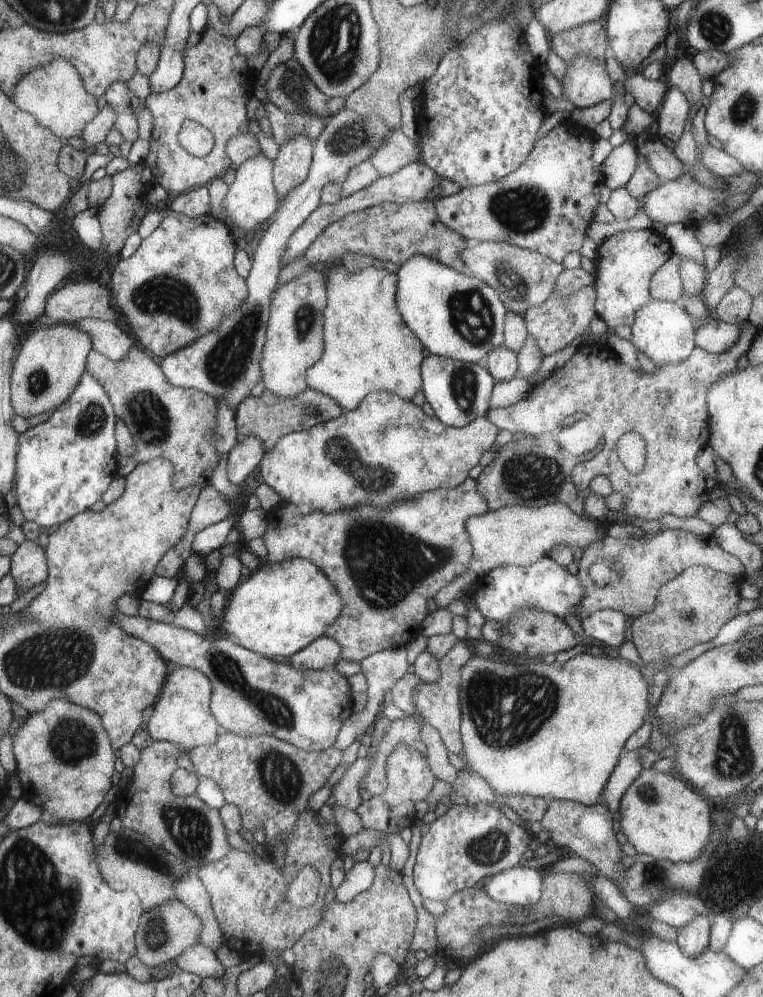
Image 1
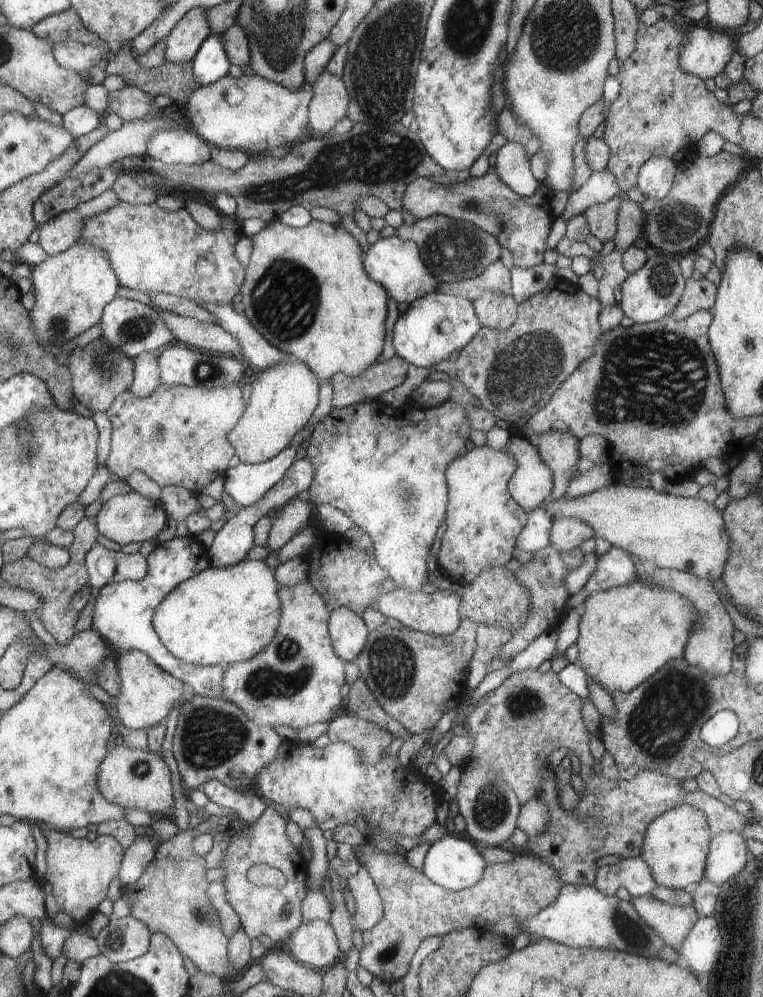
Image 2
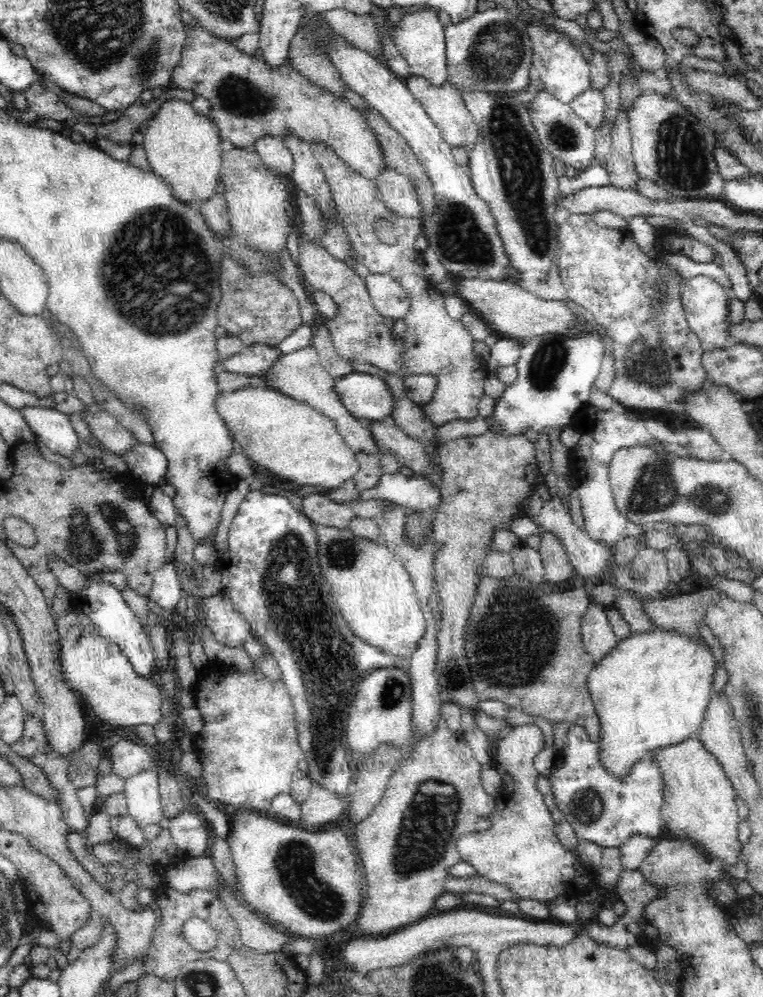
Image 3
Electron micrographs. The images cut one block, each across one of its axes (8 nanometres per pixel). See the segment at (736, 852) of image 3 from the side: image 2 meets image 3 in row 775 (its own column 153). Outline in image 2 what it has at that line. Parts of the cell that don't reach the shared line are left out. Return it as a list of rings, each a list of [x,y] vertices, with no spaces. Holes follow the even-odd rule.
[[[117,652],[115,666],[119,672],[119,694],[115,696],[113,704],[117,710],[117,722],[129,730],[147,730],[151,726],[159,726],[167,716],[171,700],[181,692],[181,680],[175,680],[175,676],[167,674],[143,652]]]

